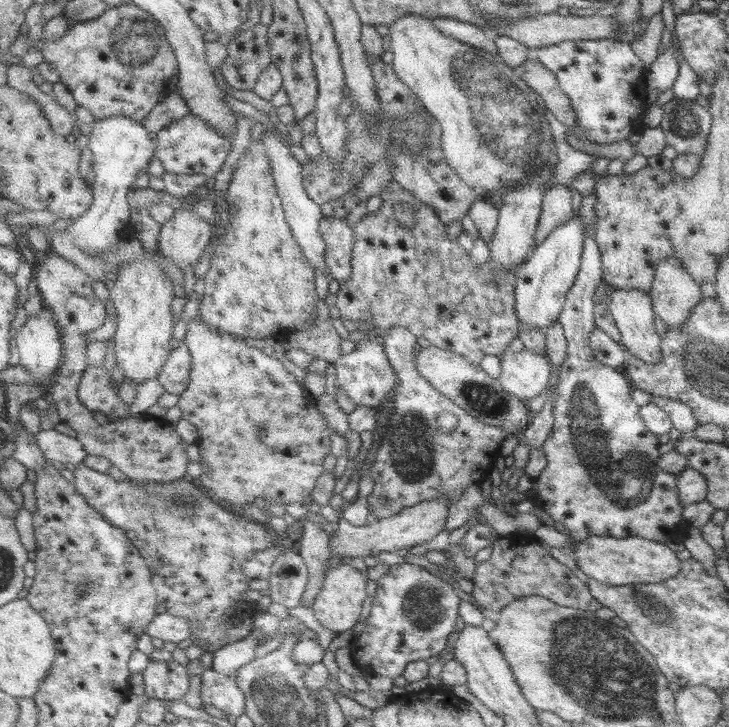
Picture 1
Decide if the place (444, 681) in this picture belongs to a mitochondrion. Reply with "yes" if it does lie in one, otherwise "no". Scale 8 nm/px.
no

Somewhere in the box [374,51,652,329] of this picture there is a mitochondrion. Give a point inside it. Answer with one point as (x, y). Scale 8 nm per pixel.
(516, 137)

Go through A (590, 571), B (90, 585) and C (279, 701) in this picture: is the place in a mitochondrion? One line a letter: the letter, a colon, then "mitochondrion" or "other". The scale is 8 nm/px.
A: other
B: mitochondrion
C: mitochondrion

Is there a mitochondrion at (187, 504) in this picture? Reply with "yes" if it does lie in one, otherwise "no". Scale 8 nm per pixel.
yes

